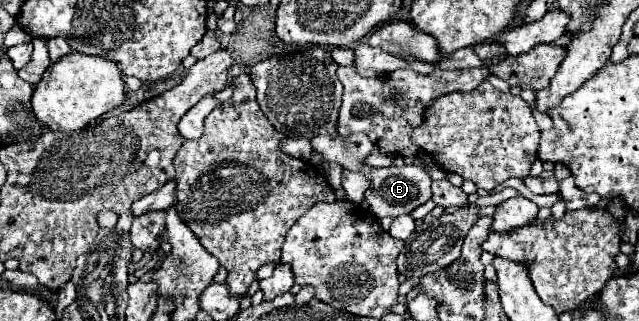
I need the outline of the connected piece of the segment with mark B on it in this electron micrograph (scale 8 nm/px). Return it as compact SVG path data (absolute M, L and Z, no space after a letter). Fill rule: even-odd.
M387 166L387 168L373 168L369 174L371 186L365 192L367 202L371 204L371 214L375 218L397 218L403 214L411 214L417 206L431 200L431 176L425 166Z

